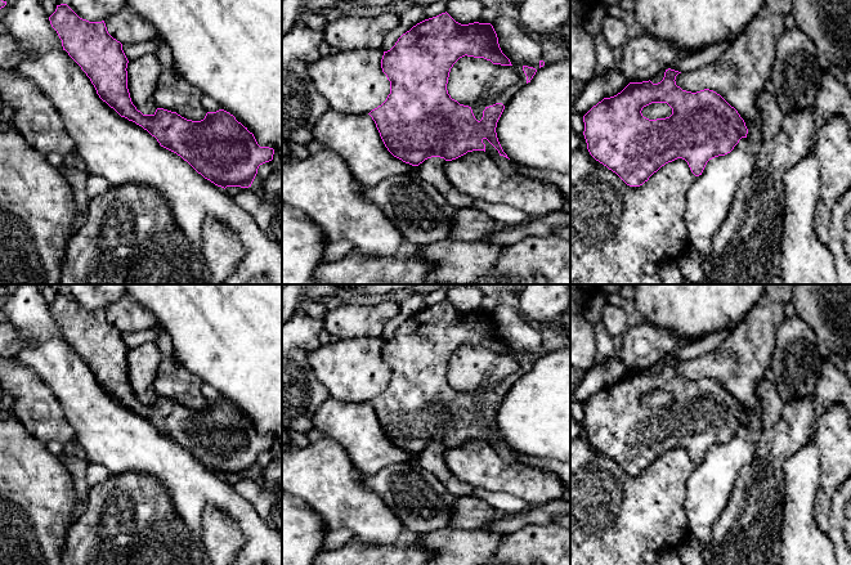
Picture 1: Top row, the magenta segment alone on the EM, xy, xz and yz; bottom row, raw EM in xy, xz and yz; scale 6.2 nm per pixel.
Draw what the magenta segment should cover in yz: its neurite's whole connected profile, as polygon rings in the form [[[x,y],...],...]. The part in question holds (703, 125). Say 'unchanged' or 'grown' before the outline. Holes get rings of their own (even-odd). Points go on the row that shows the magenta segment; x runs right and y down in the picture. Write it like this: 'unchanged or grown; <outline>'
unchanged; [[[668,68],[663,80],[658,84],[653,84],[650,80],[630,82],[621,93],[604,98],[583,116],[583,135],[590,154],[615,172],[630,187],[642,185],[662,166],[677,158],[685,160],[691,172],[699,176],[709,160],[730,153],[742,138],[747,138],[745,122],[734,107],[709,89],[697,93],[682,90],[675,81],[678,73],[681,72]],[[651,103],[667,103],[672,108],[672,115],[657,120],[644,117],[642,108]]]

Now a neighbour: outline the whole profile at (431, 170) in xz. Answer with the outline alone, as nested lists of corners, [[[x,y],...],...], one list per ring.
[[[431,157],[416,166],[412,174],[436,188],[440,196],[457,210],[472,207],[475,199],[452,185],[445,176],[444,165],[444,158]]]

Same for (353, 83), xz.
[[[381,49],[340,51],[309,63],[308,75],[314,89],[328,102],[331,109],[346,115],[368,115],[390,94],[390,81],[381,68],[382,55]]]

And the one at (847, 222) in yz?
[[[851,210],[845,219],[843,245],[845,252],[851,261]]]

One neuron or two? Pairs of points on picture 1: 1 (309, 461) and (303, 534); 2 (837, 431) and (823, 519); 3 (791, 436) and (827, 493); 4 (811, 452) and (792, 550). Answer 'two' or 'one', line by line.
1: two
2: one
3: two
4: one

